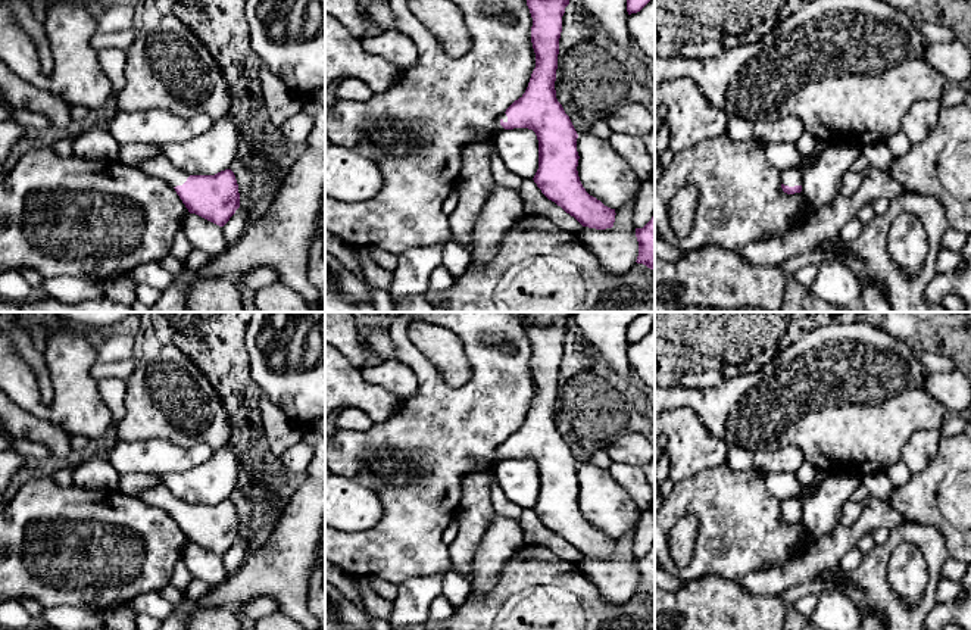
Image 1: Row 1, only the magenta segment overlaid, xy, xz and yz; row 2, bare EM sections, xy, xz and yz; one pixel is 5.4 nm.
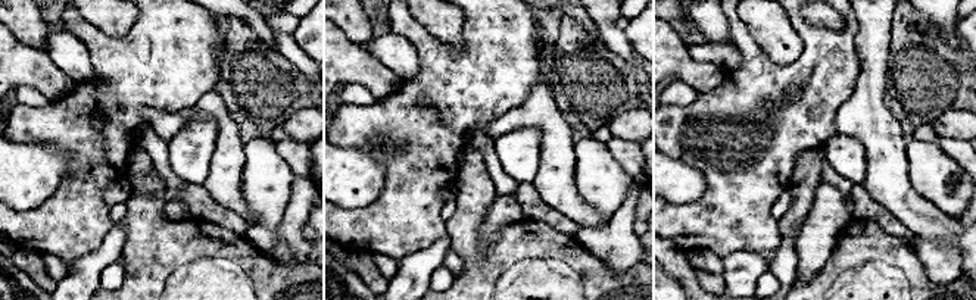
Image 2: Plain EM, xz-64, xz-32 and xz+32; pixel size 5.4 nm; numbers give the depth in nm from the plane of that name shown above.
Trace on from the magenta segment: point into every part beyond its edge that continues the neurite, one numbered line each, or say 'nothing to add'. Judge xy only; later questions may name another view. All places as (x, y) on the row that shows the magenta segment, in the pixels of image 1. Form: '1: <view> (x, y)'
1: xy (159, 167)

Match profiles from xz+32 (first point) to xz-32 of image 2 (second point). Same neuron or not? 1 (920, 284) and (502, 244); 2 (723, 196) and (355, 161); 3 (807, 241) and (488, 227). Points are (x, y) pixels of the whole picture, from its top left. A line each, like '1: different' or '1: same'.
1: same
2: different
3: same

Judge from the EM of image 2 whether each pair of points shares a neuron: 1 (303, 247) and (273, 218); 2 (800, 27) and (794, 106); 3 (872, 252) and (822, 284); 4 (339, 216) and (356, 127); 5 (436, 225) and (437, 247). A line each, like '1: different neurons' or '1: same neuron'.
1: different neurons
2: same neuron
3: same neuron
4: same neuron
5: different neurons

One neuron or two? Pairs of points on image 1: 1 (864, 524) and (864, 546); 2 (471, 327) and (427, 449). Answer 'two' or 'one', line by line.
1: two
2: one

